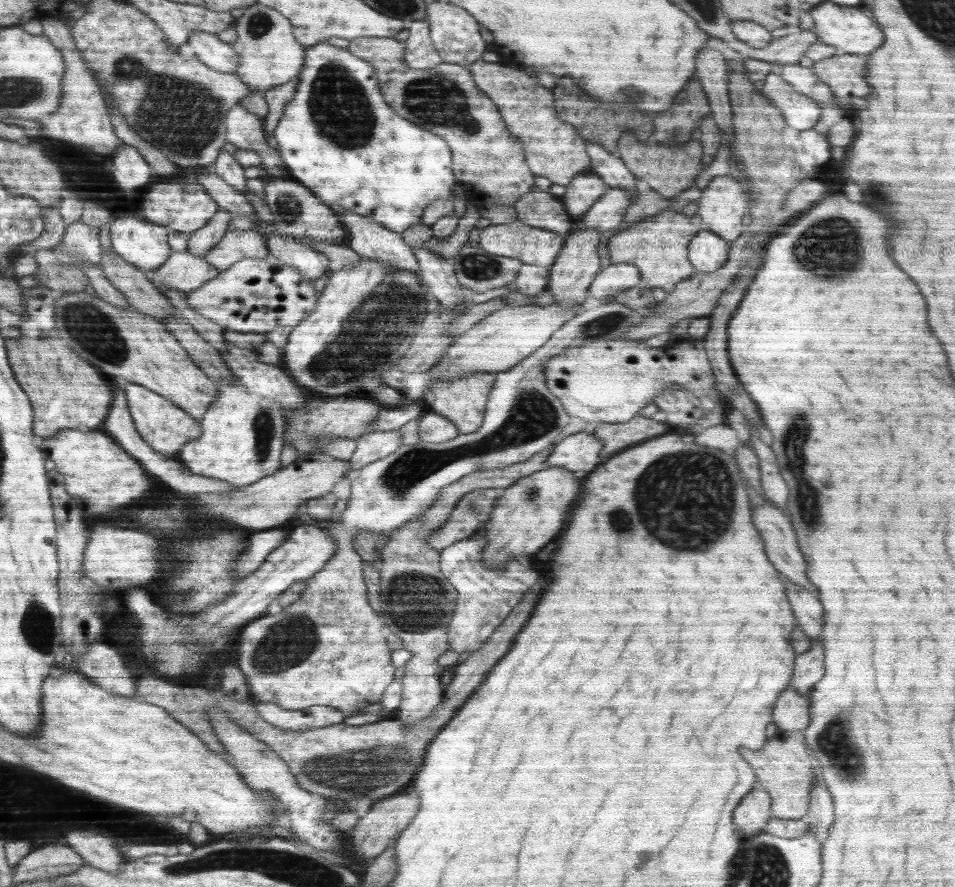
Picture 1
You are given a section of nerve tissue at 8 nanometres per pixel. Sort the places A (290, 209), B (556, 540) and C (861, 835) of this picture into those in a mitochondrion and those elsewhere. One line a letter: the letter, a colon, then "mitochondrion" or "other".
A: mitochondrion
B: other
C: other

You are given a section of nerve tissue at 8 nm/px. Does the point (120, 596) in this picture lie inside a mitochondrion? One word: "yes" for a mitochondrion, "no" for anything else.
no

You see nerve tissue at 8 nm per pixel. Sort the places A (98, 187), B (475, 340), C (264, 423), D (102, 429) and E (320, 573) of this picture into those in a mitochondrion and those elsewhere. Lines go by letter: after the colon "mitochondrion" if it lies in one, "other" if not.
A: other
B: other
C: mitochondrion
D: other
E: other

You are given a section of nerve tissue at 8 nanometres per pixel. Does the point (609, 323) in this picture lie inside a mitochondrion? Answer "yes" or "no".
yes

